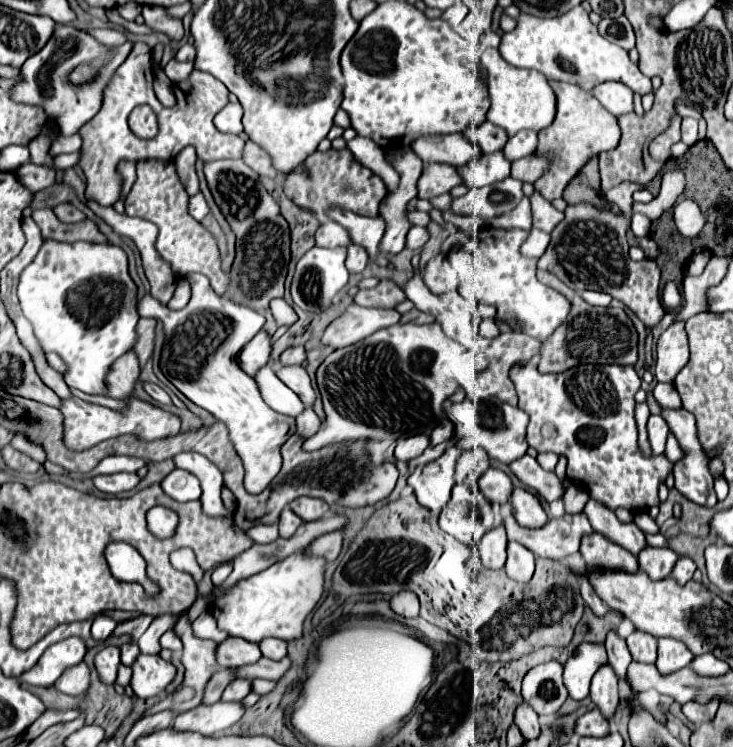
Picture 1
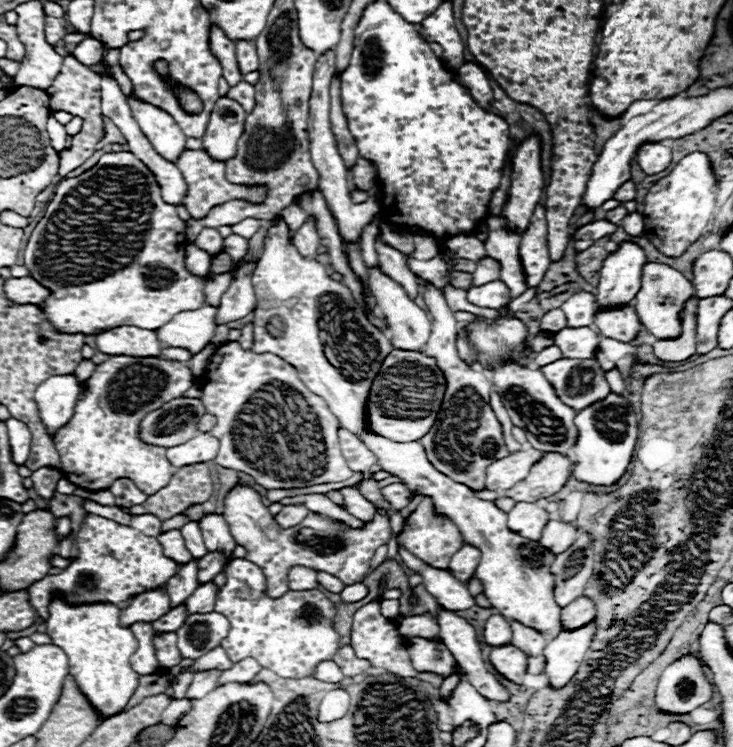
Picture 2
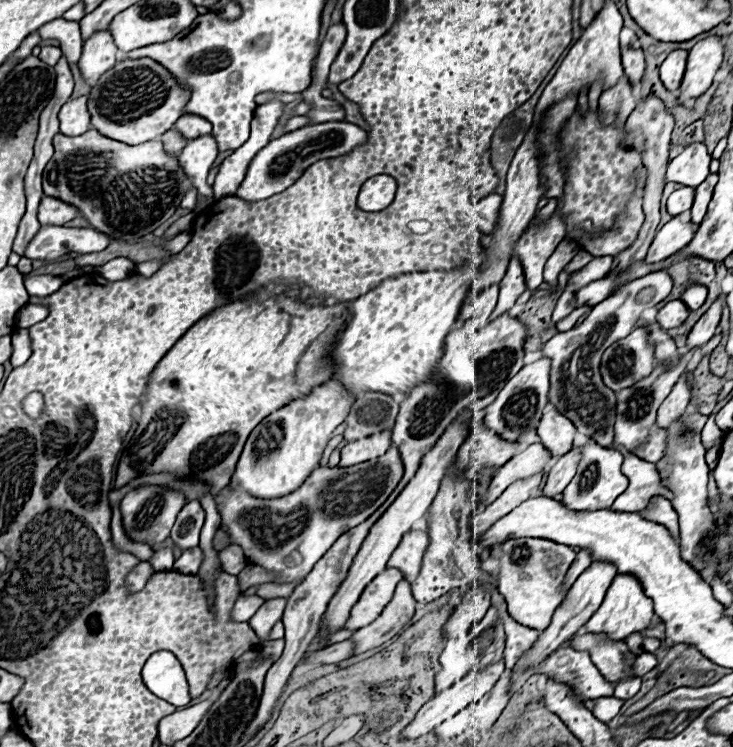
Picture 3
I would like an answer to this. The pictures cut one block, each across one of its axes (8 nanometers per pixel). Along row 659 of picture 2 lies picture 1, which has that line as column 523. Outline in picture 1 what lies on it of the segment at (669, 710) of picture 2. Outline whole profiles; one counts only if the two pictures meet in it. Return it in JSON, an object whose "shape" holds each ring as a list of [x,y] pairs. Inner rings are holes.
{"shape":[[[546,662],[532,668],[522,682],[522,696],[540,716],[552,716],[568,698],[568,690],[562,680],[562,664]]]}

